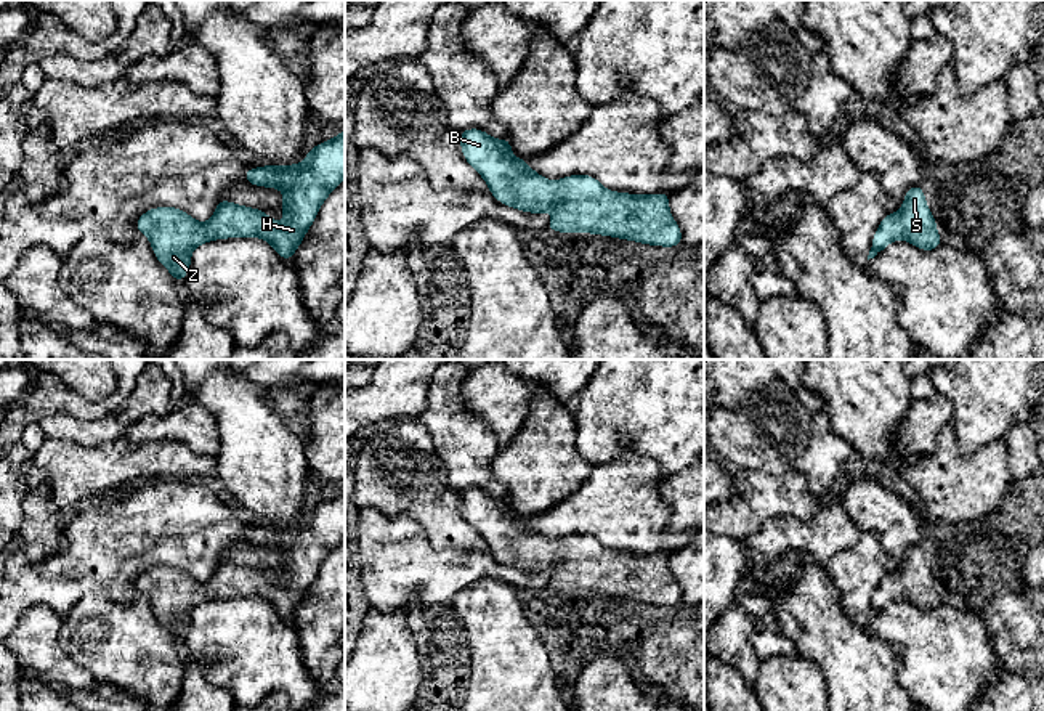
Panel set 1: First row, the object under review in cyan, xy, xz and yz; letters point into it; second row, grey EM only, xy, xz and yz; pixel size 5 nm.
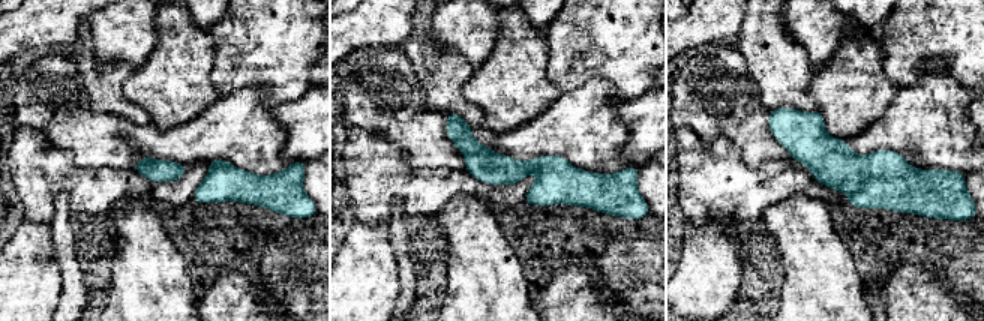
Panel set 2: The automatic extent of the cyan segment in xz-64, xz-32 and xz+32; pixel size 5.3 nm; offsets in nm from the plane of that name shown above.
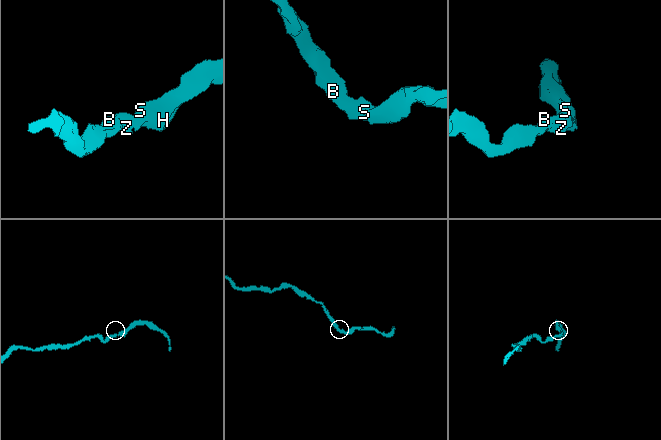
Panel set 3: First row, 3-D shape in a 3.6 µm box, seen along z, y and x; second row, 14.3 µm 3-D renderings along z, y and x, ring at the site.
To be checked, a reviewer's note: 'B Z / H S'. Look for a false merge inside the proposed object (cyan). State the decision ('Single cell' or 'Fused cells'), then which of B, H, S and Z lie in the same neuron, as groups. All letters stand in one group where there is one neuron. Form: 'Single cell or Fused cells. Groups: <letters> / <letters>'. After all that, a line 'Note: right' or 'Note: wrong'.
Single cell. Groups: B H S Z
Note: wrong

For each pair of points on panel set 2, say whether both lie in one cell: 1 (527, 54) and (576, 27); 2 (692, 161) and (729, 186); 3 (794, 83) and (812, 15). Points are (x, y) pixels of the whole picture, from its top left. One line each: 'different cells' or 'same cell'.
1: different cells
2: same cell
3: different cells

